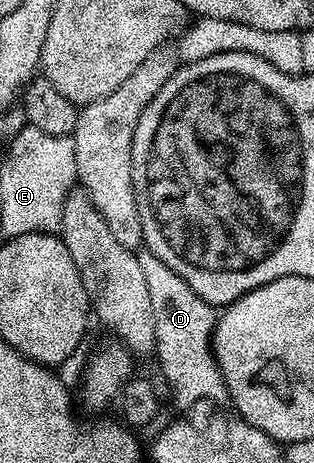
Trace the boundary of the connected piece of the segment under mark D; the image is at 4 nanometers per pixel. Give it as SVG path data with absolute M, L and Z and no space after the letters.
M144 249L136 252L143 277L147 277L147 294L151 296L151 310L155 315L155 358L169 383L177 386L177 403L188 409L199 399L221 401L226 398L225 376L213 353L213 330L217 328L218 312L175 269L163 265L155 253Z

